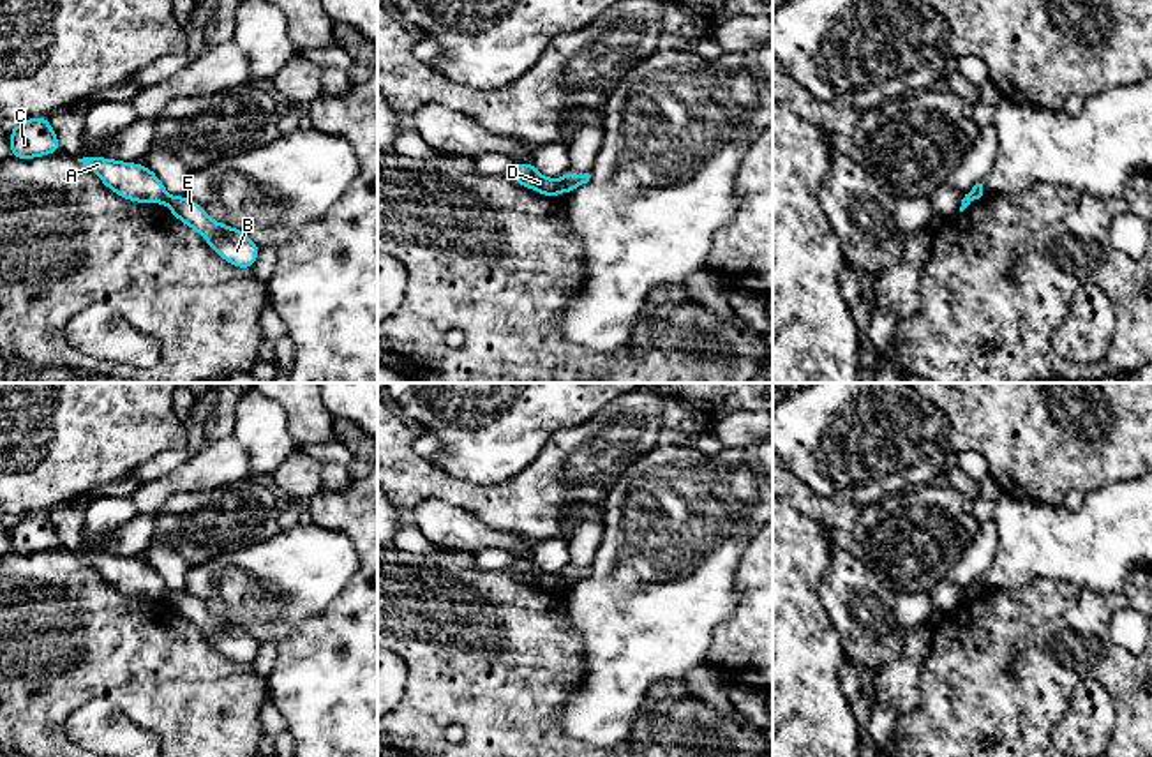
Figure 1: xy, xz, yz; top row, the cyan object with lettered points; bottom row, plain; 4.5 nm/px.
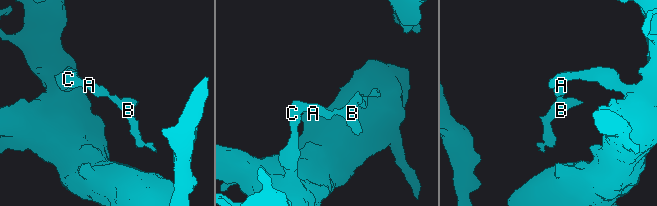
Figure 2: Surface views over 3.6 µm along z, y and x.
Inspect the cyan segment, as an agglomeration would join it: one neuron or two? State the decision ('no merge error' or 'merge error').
merge error

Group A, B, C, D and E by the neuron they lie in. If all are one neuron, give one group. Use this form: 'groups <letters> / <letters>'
groups A C D / B E

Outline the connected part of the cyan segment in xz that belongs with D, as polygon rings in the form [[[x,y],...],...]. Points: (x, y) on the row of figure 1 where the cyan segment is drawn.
[[[531,162],[515,164],[508,171],[508,175],[512,175],[519,185],[533,189],[549,198],[554,198],[565,192],[561,180],[543,176]]]

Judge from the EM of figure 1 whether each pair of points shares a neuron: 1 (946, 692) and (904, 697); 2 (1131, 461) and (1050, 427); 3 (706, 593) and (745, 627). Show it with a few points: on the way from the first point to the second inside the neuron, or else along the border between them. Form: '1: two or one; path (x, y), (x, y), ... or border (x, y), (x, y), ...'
1: two; border (928, 655), (920, 676), (920, 704), (898, 717)
2: one; path (1112, 445), (1087, 445), (1069, 433)
3: two; border (736, 574), (734, 611), (715, 629), (708, 650)

